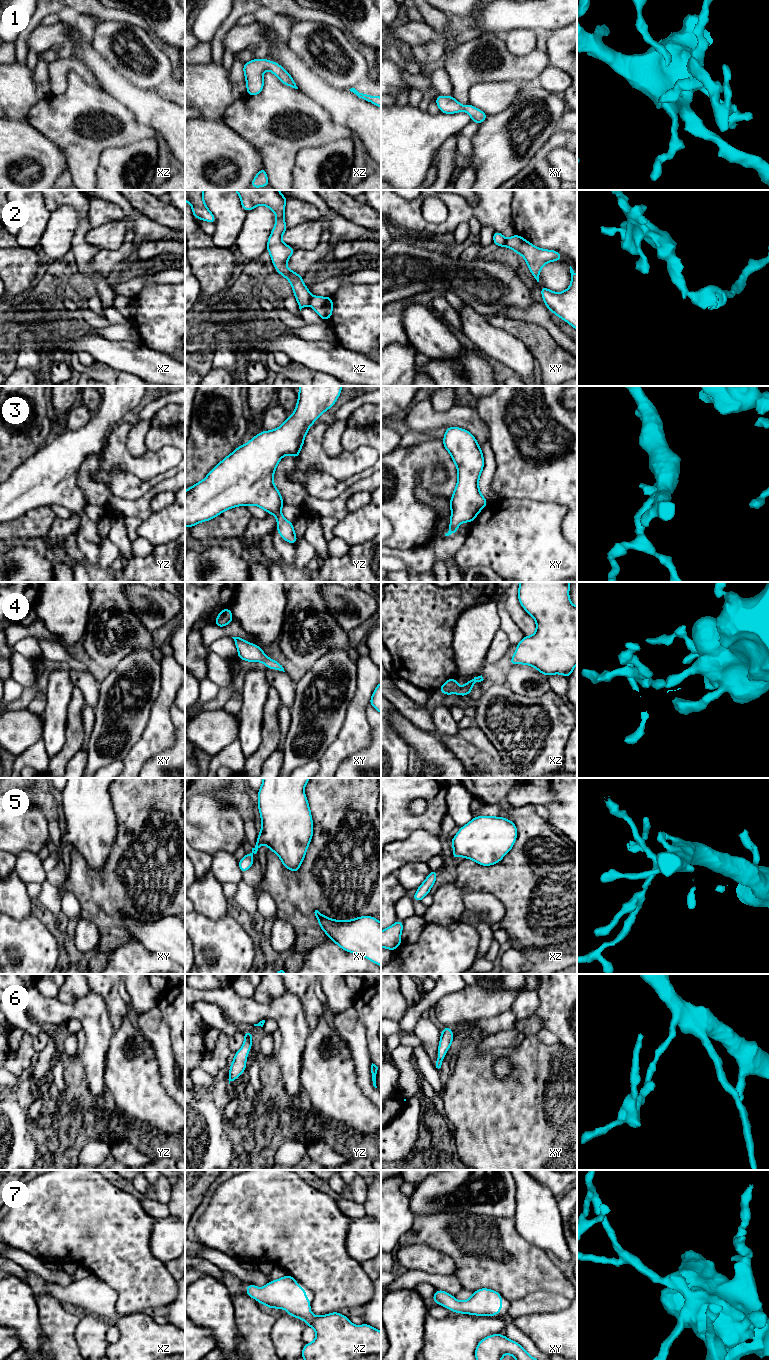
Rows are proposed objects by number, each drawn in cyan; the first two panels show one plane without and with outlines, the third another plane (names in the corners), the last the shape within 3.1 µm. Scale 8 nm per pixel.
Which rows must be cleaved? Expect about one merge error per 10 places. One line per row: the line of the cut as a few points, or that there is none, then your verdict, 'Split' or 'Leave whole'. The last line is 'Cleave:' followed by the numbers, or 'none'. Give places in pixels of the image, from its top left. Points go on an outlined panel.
1: No split. Leave whole
2: Split along xz (311, 296), (308, 304). Split
3: No split. Leave whole
4: No split. Leave whole
5: No split. Leave whole
6: No split. Leave whole
7: No split. Leave whole
Cleave: 2

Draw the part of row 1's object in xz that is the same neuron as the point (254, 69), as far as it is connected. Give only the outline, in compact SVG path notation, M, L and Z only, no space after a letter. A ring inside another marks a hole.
M266 58L253 59L244 63L243 66L248 96L255 96L261 93L264 87L263 74L267 69L269 69L283 84L298 89L290 74L277 62L270 62Z

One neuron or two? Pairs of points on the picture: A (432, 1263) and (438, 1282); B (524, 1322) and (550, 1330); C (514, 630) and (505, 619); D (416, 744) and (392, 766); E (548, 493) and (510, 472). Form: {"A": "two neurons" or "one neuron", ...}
{"A": "two neurons", "B": "one neuron", "C": "one neuron", "D": "two neurons", "E": "one neuron"}

